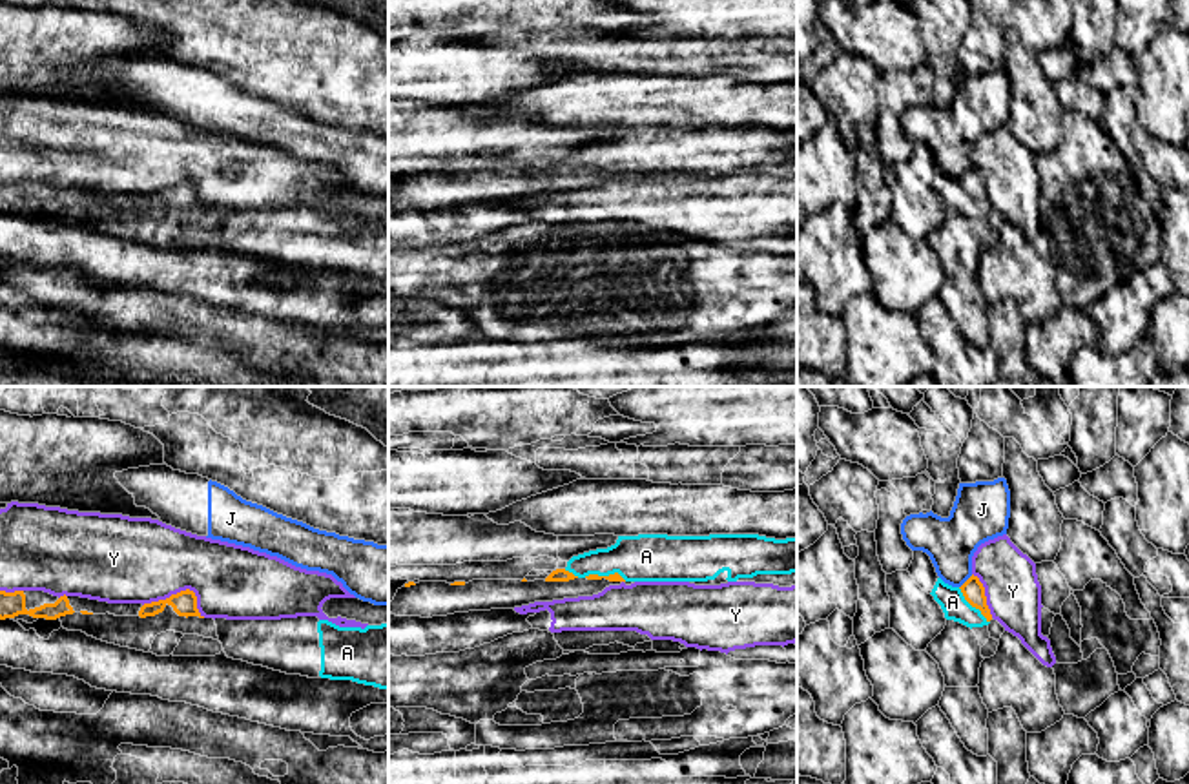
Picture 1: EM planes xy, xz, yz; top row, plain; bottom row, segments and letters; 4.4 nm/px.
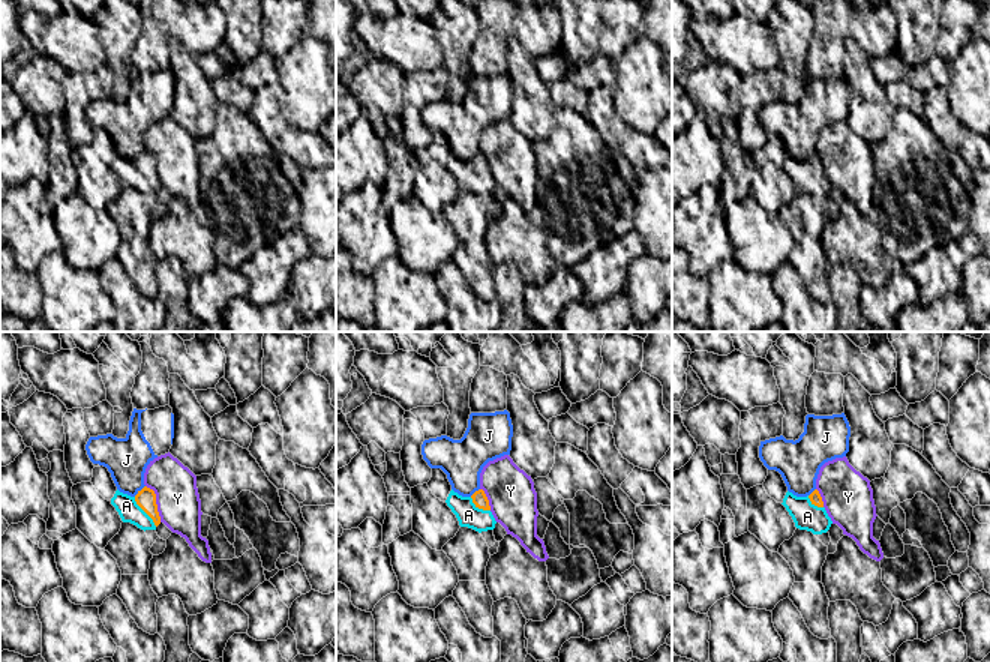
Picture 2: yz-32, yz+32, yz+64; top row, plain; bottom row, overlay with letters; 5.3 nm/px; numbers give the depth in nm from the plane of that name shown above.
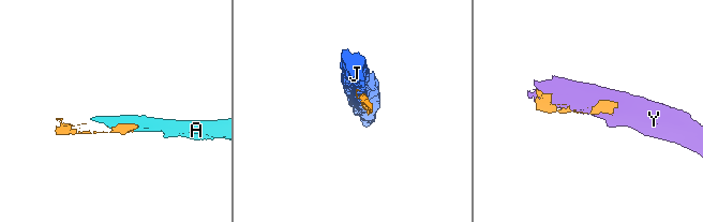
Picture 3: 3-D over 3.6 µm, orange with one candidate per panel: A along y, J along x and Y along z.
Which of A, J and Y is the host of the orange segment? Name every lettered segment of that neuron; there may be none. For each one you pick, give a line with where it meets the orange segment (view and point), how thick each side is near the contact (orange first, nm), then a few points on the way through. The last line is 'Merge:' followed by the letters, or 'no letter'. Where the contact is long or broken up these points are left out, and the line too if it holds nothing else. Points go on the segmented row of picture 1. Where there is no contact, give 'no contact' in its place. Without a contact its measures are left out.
A: meets orange in xz at (606, 577); 40 nm thick on the orange side, 200 nm on the other; runs through xz (615, 577), (606, 577), (620, 562), (646, 557)
Merge: A

